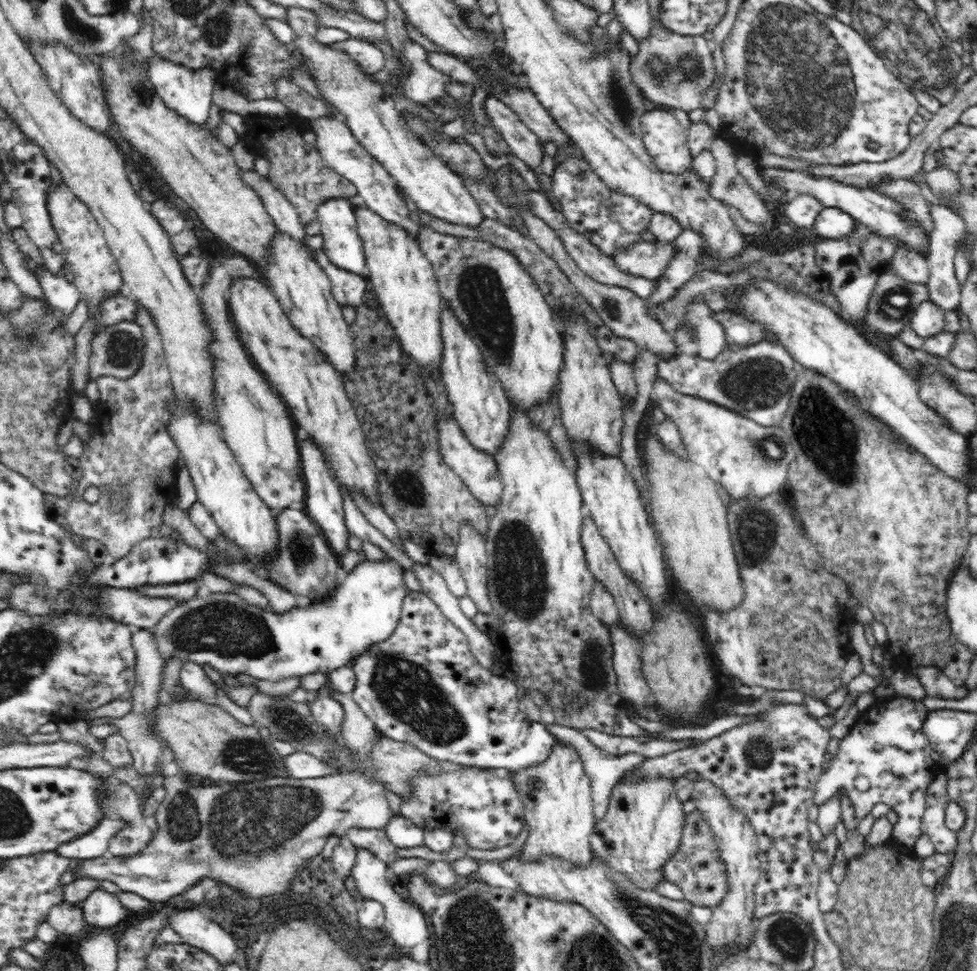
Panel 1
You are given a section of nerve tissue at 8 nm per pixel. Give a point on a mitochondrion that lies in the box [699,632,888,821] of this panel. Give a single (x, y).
(757, 752)

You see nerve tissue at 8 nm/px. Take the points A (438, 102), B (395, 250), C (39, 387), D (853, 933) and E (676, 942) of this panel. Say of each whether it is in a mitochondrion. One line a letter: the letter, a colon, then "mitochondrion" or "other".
A: other
B: other
C: other
D: other
E: mitochondrion

